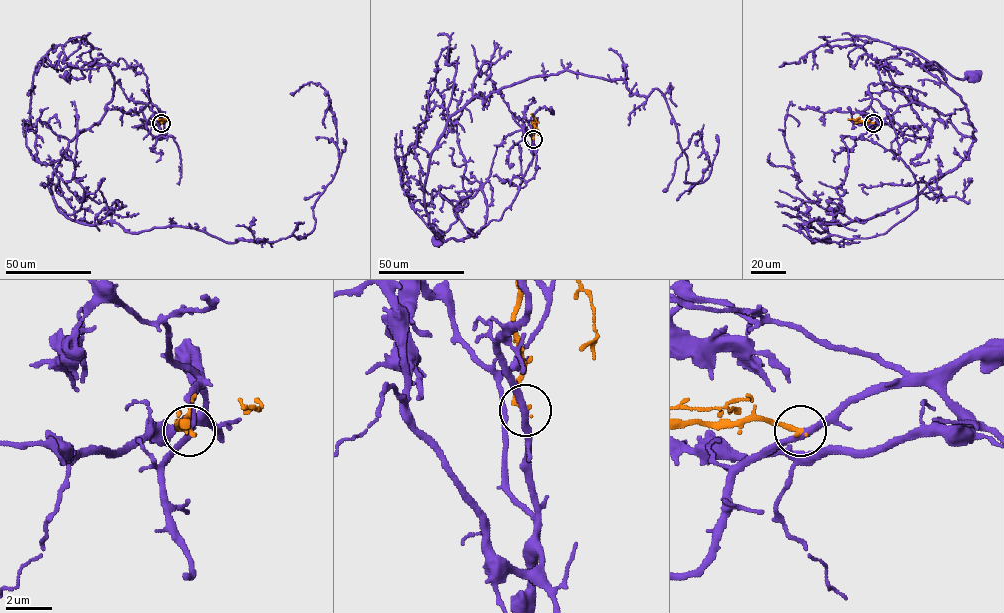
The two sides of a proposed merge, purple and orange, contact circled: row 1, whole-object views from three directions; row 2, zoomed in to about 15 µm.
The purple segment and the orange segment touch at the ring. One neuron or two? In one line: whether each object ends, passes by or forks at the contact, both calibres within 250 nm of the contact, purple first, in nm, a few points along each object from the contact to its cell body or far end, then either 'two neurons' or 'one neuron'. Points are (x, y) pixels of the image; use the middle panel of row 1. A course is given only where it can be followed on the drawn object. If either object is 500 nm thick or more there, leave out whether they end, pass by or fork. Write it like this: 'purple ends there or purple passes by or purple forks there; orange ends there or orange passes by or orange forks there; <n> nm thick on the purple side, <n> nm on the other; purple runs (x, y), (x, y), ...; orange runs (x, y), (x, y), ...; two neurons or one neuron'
purple passes by; orange ends there; 280 nm thick on the purple side, 240 nm on the other; purple runs (533, 139), (533, 159), (500, 219), (479, 231), (487, 215), (479, 189), (454, 208), (457, 219), (439, 238); orange runs (533, 139), (535, 120), (531, 114); two neurons

